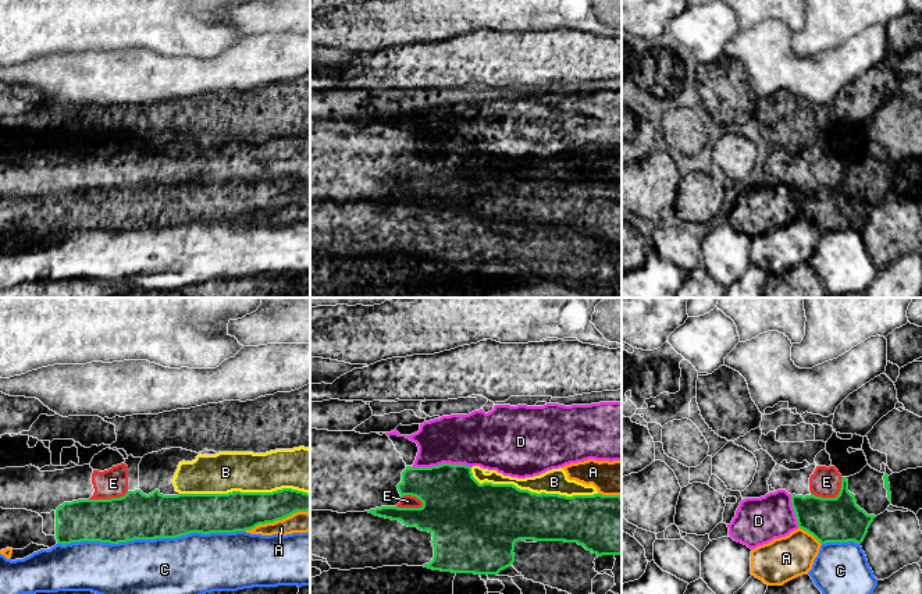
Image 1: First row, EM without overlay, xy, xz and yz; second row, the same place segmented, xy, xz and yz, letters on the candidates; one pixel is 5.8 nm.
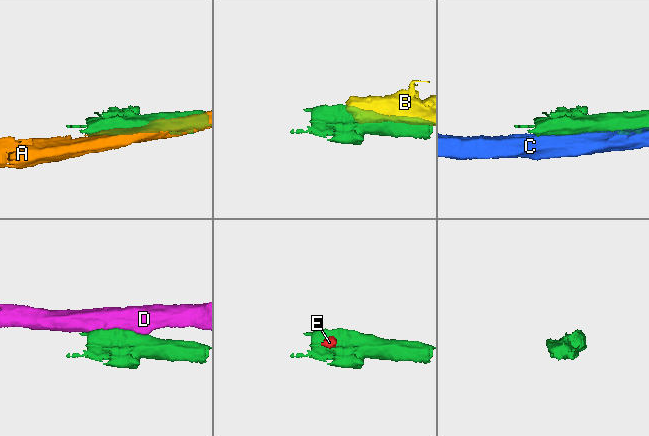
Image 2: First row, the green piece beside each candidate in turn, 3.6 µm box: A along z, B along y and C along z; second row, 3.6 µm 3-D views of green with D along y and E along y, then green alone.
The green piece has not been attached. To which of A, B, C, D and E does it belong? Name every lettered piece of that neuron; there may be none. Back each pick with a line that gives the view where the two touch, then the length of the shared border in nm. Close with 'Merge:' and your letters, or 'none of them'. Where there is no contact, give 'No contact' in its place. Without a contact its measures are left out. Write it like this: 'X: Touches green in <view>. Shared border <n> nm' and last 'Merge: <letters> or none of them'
Merge: none of them

